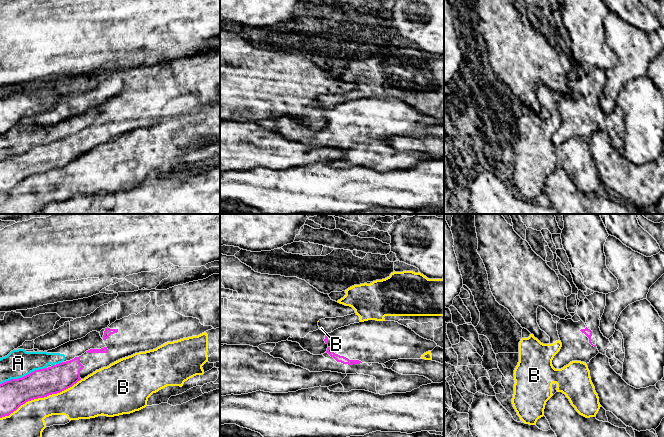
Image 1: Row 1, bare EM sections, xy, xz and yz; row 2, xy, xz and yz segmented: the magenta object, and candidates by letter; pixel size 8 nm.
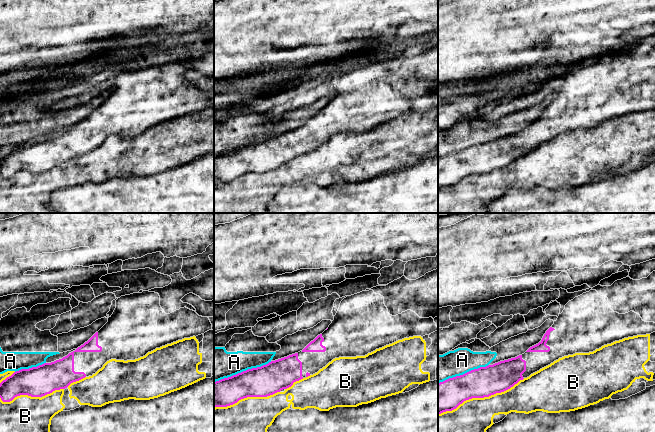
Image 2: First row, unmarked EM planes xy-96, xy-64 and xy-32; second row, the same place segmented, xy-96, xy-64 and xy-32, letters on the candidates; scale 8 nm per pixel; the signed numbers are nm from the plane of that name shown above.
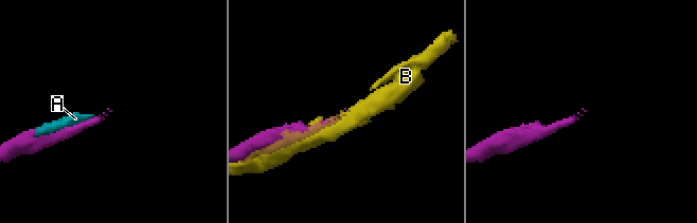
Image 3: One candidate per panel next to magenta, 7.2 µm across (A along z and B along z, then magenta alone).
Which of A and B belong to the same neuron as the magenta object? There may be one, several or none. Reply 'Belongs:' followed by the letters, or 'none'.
Belongs: none

